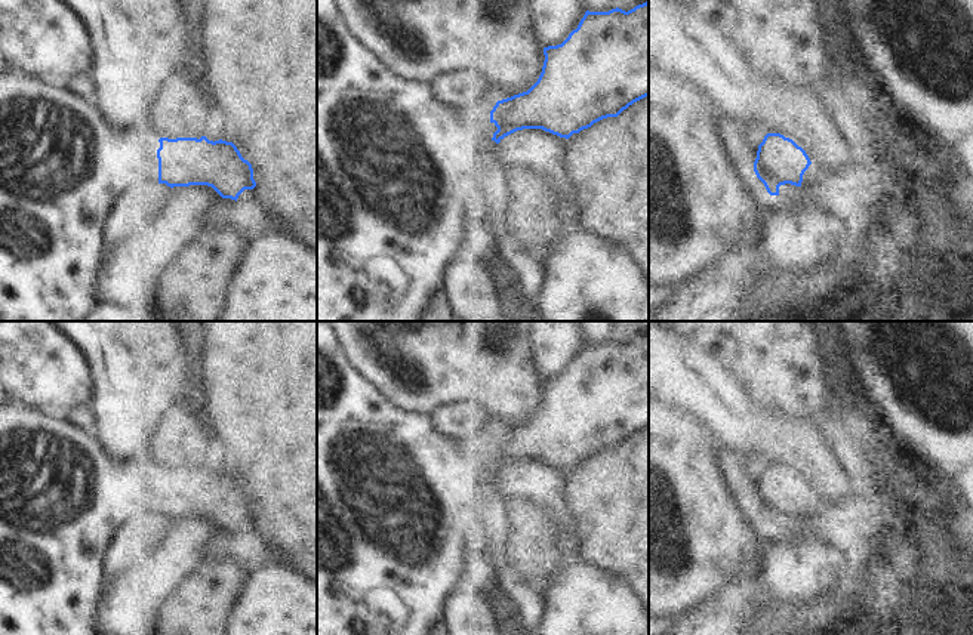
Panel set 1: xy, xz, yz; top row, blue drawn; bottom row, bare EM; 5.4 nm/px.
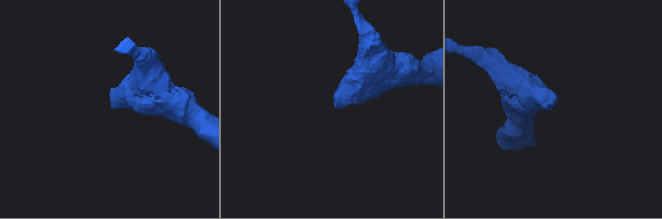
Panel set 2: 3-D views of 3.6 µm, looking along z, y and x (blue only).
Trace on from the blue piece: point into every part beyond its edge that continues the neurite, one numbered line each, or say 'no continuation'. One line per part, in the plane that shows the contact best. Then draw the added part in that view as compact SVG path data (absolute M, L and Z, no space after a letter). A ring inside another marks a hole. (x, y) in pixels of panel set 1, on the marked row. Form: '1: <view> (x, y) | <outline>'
1: xy (62, 166) | M24 71L0 74L0 321L81 321L96 306L96 274L105 256L102 232L113 203L129 188L158 184L157 149L160 142L153 127L113 127L99 114L93 101L86 101L67 87L58 87Z

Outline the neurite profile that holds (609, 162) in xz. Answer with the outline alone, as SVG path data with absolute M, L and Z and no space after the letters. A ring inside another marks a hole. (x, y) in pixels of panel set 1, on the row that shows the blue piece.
M649 96L634 102L618 117L607 117L567 139L566 164L578 188L582 225L626 249L649 278Z

